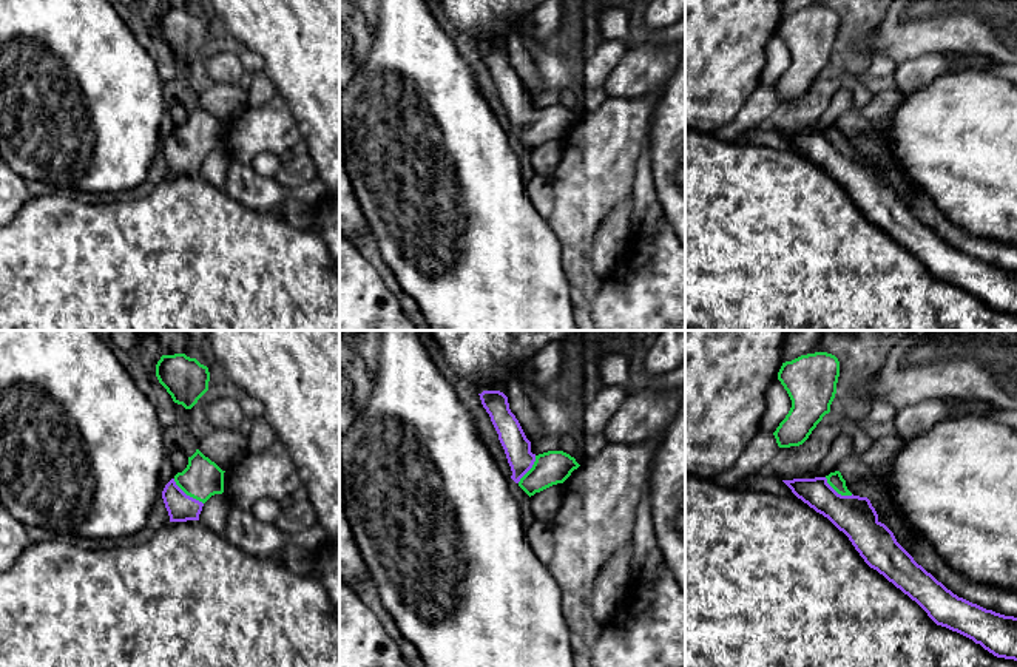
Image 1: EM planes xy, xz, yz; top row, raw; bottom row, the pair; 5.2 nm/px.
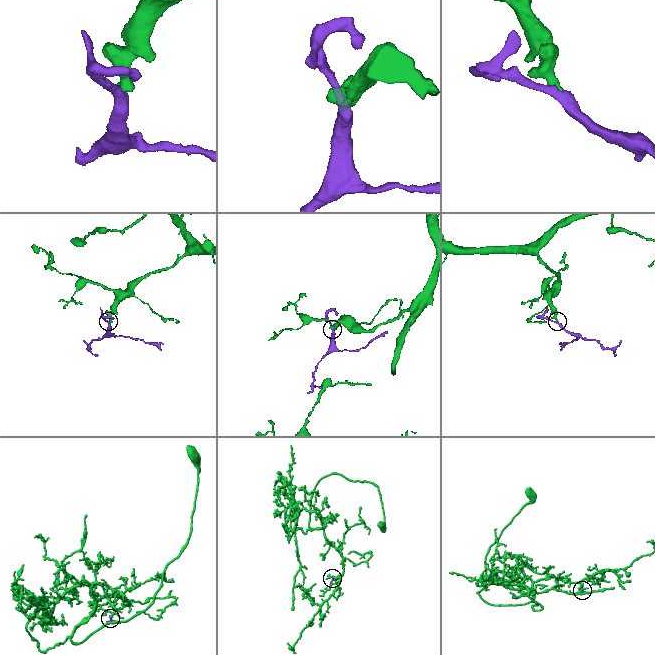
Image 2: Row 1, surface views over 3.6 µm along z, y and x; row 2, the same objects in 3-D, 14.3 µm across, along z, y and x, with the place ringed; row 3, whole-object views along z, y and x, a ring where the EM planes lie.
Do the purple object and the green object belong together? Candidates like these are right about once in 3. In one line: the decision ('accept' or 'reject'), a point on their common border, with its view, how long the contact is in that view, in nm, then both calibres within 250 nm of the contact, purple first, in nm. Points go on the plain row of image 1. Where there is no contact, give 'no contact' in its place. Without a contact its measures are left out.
accept | xy (185, 148) | 200 nm | 140/200 nm

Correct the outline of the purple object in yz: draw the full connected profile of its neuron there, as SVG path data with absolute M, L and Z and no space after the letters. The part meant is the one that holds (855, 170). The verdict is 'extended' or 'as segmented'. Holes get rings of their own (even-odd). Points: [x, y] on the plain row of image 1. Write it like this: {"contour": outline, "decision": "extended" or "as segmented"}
{"contour": "M840 125L830 127L826 131L782 136L798 153L827 171L843 185L864 216L915 255L937 279L972 293L997 312L1017 315L1017 272L986 264L948 244L897 196L894 187L878 174L878 168L870 154L867 151L853 150L847 144L846 134Z", "decision": "extended"}

